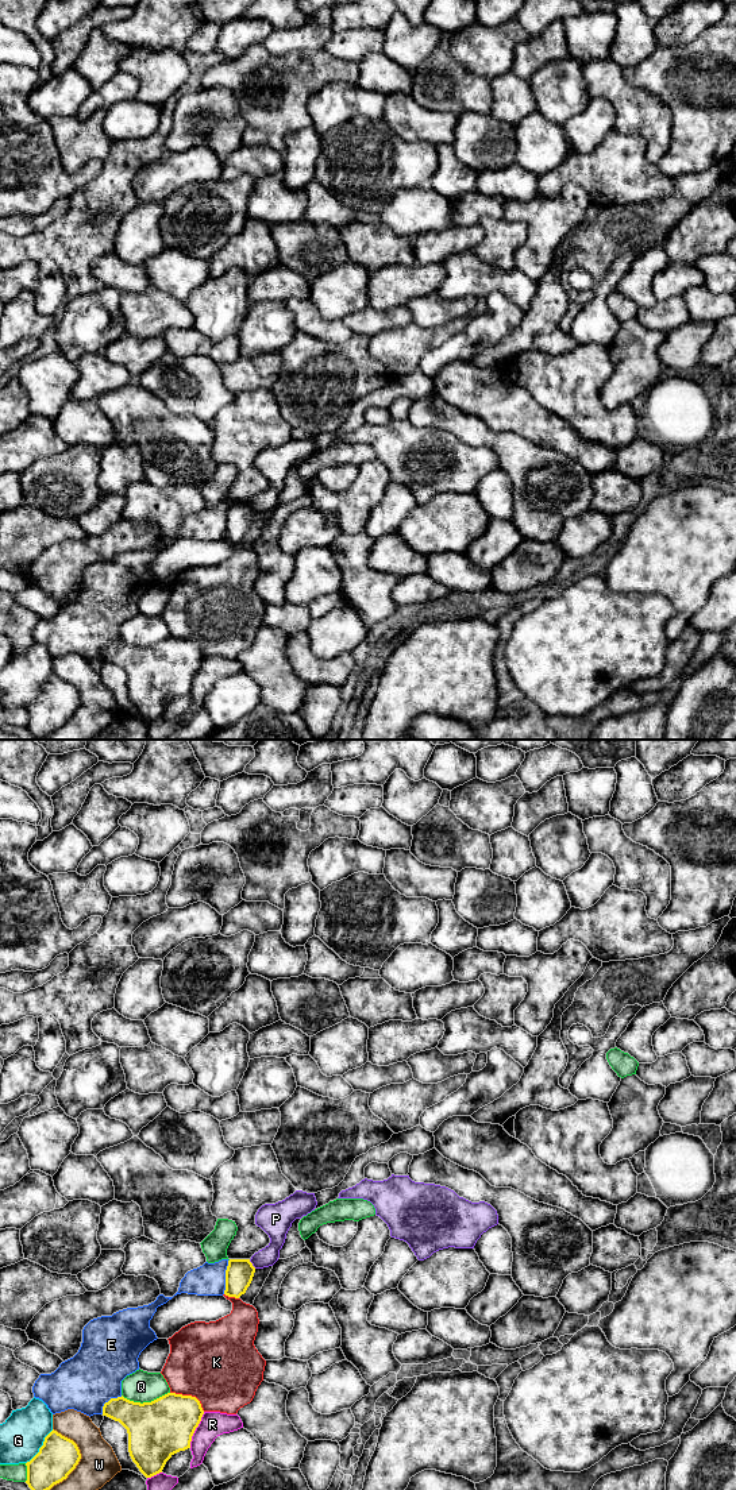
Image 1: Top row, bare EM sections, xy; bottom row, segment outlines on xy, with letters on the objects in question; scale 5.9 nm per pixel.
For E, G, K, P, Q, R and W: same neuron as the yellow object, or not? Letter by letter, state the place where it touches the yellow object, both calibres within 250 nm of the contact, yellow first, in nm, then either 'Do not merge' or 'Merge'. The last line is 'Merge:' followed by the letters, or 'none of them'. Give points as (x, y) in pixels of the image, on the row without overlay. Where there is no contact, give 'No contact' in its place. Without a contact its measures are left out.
E: Touches yellow at xy (226, 521). Thickness 170 nm (yellow) against 190 nm. Do not merge
G: Touches yellow at xy (41, 691). Thickness 240 nm (yellow) against 260 nm. Do not merge
K: Touches yellow at xy (189, 640). Thickness 340 nm (yellow) against 480 nm. Do not merge
P: Touches yellow at xy (251, 508). Thickness 170 nm (yellow) against 120 nm. Do not merge
Q: Touches yellow at xy (145, 647). Thickness 340 nm (yellow) against 190 nm. Do not merge
R: Touches yellow at xy (195, 674). Thickness 340 nm (yellow) against 150 nm. Do not merge
W: Touches yellow at xy (77, 707). Thickness 240 nm (yellow) against 220 nm. Do not merge
Merge: none of them

